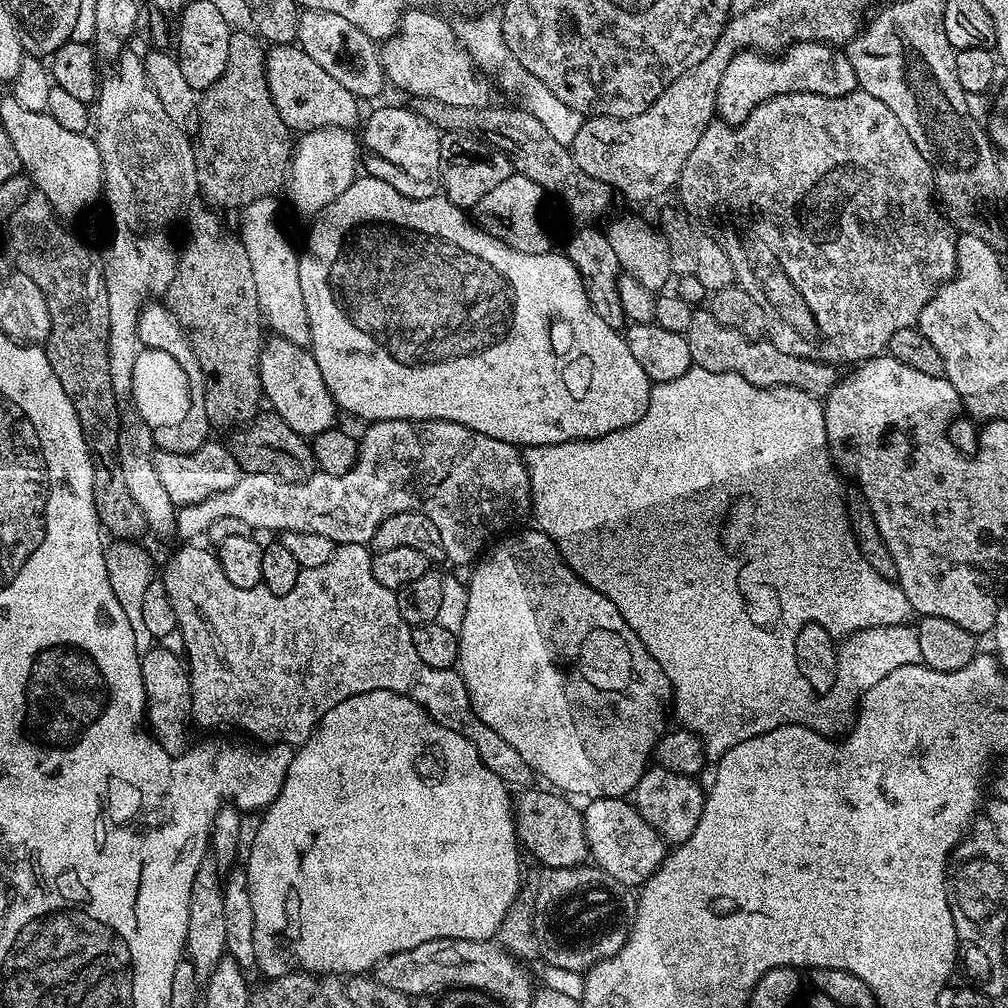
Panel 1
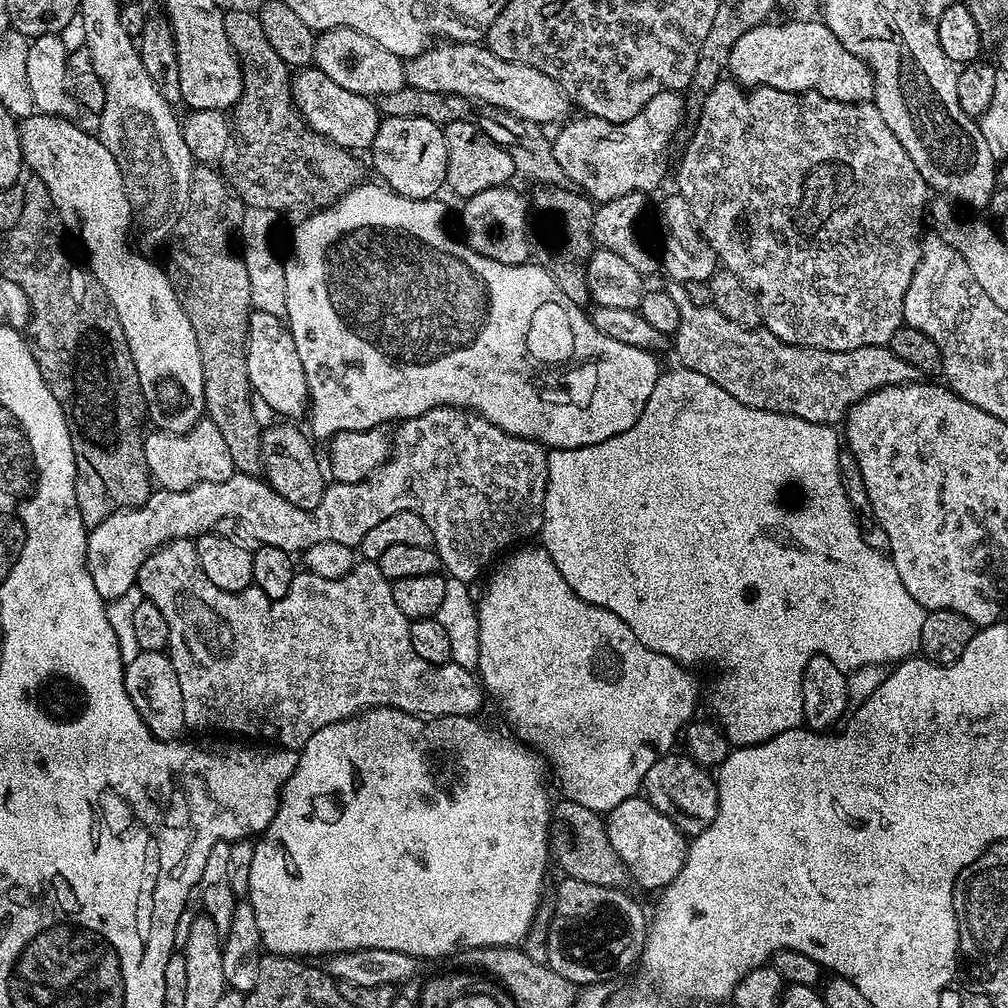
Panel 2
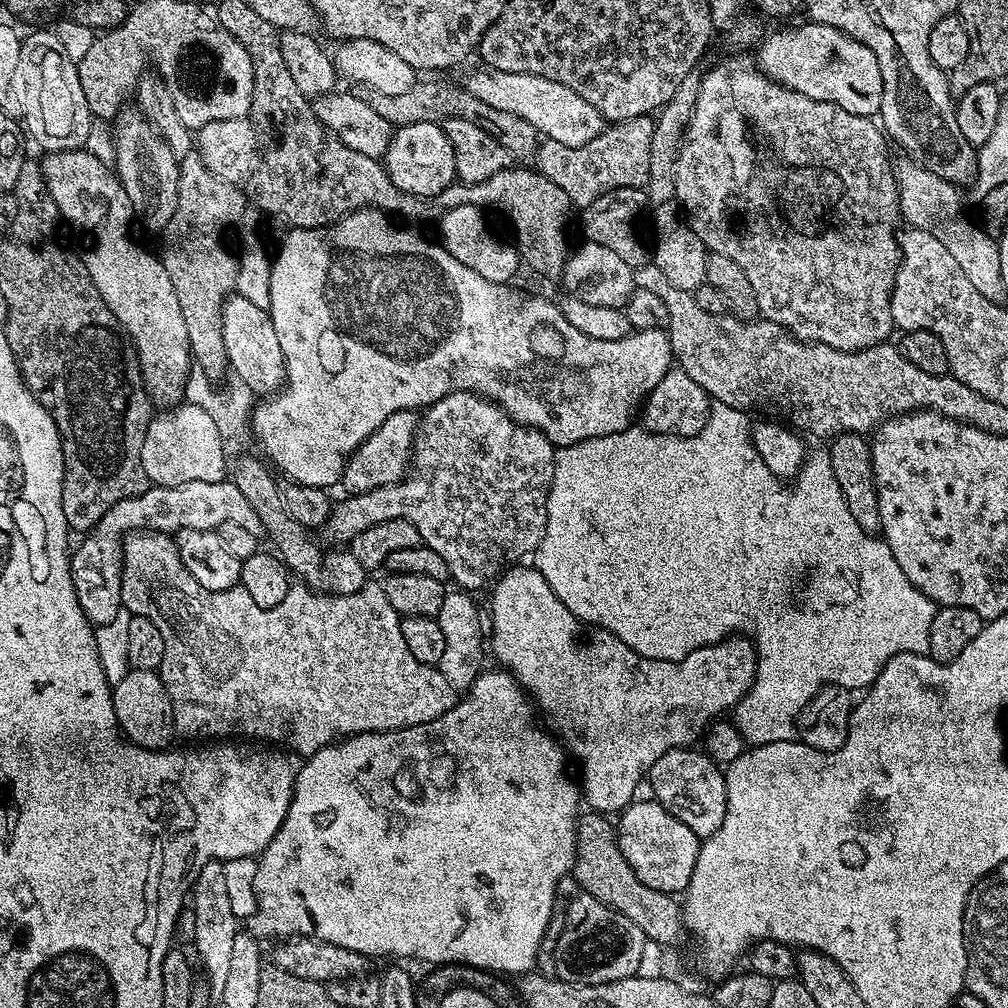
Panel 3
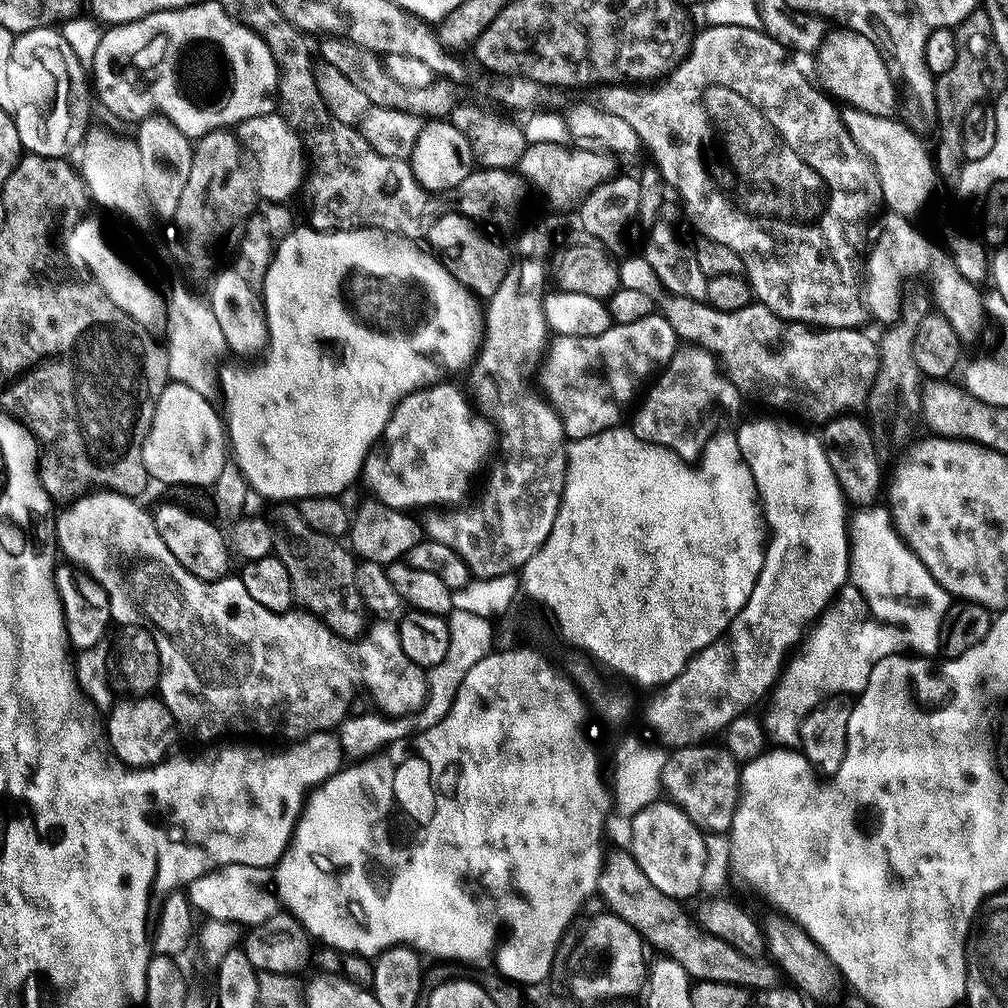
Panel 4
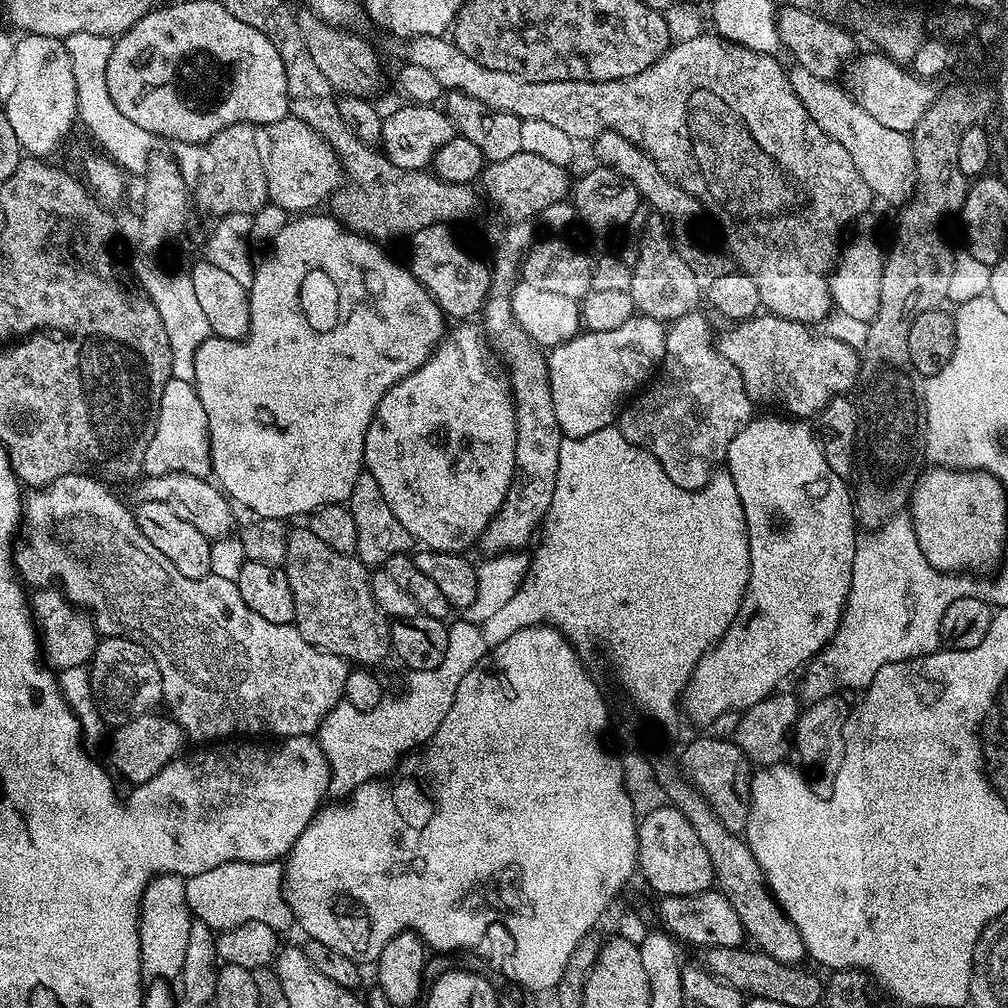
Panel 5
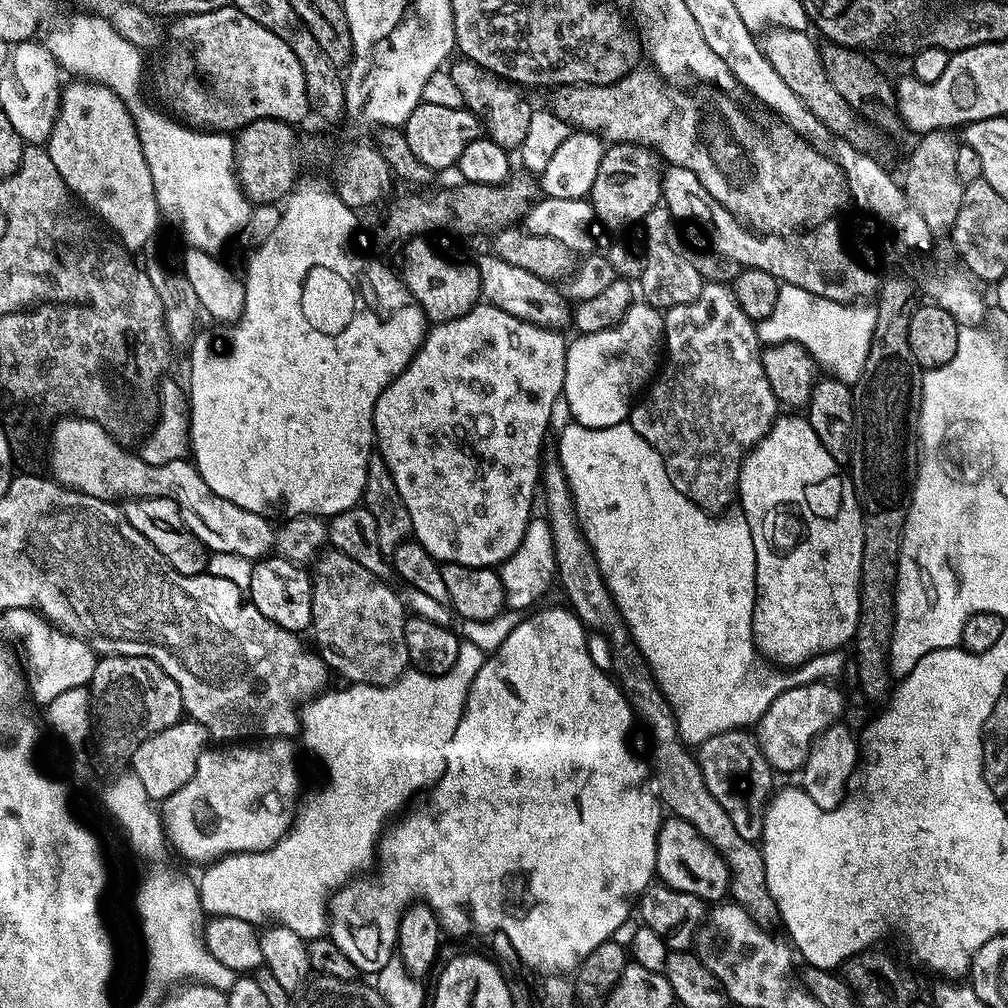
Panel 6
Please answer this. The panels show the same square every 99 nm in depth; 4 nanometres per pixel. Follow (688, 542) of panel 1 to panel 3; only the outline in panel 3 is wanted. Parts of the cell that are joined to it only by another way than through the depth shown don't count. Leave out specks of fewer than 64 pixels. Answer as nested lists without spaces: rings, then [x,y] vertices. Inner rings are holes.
[[[717,403],[715,407],[711,409],[706,426],[698,433],[696,436],[667,436],[666,434],[658,434],[657,432],[650,432],[647,428],[643,426],[629,426],[626,430],[622,430],[618,434],[613,436],[599,436],[593,440],[583,440],[577,444],[571,444],[565,448],[556,448],[556,465],[554,466],[554,478],[552,479],[552,485],[550,486],[550,494],[548,495],[548,517],[546,518],[546,530],[544,531],[544,537],[540,543],[539,548],[536,549],[534,553],[534,567],[541,572],[546,578],[546,582],[550,586],[550,590],[554,590],[554,594],[558,594],[558,598],[566,606],[566,610],[573,612],[576,617],[583,620],[585,624],[589,626],[595,626],[598,628],[605,629],[612,632],[618,639],[622,642],[626,642],[626,646],[630,646],[630,650],[634,650],[640,656],[646,657],[648,660],[681,660],[686,658],[686,654],[690,654],[694,650],[699,648],[704,648],[707,644],[719,644],[721,640],[725,639],[729,634],[736,634],[743,630],[751,639],[754,641],[756,646],[756,677],[752,680],[752,687],[748,689],[744,697],[740,700],[739,704],[736,705],[734,709],[734,723],[736,729],[740,731],[741,736],[744,737],[745,741],[749,745],[755,746],[758,744],[773,744],[774,742],[782,742],[783,740],[793,739],[794,733],[796,731],[796,720],[800,717],[800,712],[806,707],[807,704],[816,696],[817,692],[825,685],[829,684],[837,688],[846,688],[849,690],[857,690],[856,688],[861,688],[861,690],[867,689],[871,684],[876,681],[876,675],[880,672],[881,668],[884,667],[884,663],[890,658],[894,658],[898,654],[903,652],[918,652],[921,654],[927,653],[928,643],[930,642],[930,622],[934,618],[936,613],[937,605],[931,600],[930,597],[924,596],[920,591],[915,588],[910,582],[910,578],[906,578],[906,574],[902,574],[902,566],[898,566],[898,562],[894,558],[894,554],[890,550],[890,546],[885,542],[879,535],[864,532],[862,526],[858,526],[858,522],[854,522],[854,514],[850,514],[850,506],[846,506],[846,498],[842,494],[842,486],[838,486],[838,478],[834,478],[834,470],[830,466],[830,458],[828,457],[827,451],[820,450],[807,457],[804,461],[803,468],[796,473],[794,477],[794,483],[792,492],[788,488],[783,488],[781,481],[775,476],[772,471],[766,466],[766,462],[762,462],[762,458],[756,452],[756,447],[752,445],[752,434],[750,431],[750,423],[748,424],[749,418],[743,411],[731,408],[728,405],[722,403]],[[838,552],[842,554],[848,554],[850,552],[858,552],[858,572],[850,570],[844,570],[844,584],[840,584],[842,580],[836,580],[832,578],[832,588],[836,586],[840,590],[840,586],[844,586],[844,598],[840,596],[840,592],[832,592],[832,598],[828,596],[828,604],[824,602],[818,602],[814,612],[790,612],[782,602],[784,602],[784,594],[786,594],[786,586],[788,586],[788,576],[790,576],[790,570],[800,570],[804,560],[810,556],[810,560],[824,560],[826,564],[832,560],[832,568],[836,564],[838,558],[830,558],[836,556]]]

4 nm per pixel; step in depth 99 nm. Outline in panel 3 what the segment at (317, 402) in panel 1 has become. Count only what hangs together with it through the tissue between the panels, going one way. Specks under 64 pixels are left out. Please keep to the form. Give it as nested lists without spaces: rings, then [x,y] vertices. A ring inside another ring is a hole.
[[[233,294],[224,301],[222,322],[231,371],[240,377],[254,394],[279,393],[285,387],[286,373],[282,342],[278,342],[278,330],[274,330],[272,325],[271,312],[262,306],[254,306],[250,298]]]

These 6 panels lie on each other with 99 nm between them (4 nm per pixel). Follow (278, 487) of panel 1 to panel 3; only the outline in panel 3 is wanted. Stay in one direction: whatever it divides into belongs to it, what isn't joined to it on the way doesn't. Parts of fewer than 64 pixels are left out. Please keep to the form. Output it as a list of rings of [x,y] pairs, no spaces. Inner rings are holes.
[[[475,391],[470,392],[452,392],[444,396],[438,402],[429,404],[422,416],[422,423],[417,427],[416,440],[412,443],[411,459],[414,463],[404,479],[396,484],[387,484],[381,488],[375,488],[369,492],[358,492],[349,495],[348,500],[344,500],[335,505],[331,514],[328,516],[326,525],[327,531],[332,531],[332,536],[336,540],[351,542],[362,530],[370,530],[370,526],[378,526],[378,522],[387,520],[405,520],[410,522],[418,530],[421,541],[434,554],[439,554],[448,563],[449,577],[454,581],[457,580],[459,587],[464,590],[470,588],[480,588],[484,583],[495,581],[509,566],[515,565],[524,555],[535,553],[539,548],[544,531],[546,530],[546,518],[548,517],[548,495],[550,486],[554,478],[554,466],[556,465],[556,448],[546,438],[544,432],[538,431],[537,428],[530,428],[516,423],[499,404],[493,402],[489,397],[483,394],[477,394]],[[228,478],[218,482],[188,482],[180,487],[152,486],[140,496],[115,503],[96,527],[82,538],[84,540],[69,557],[71,574],[75,574],[76,564],[80,564],[80,584],[88,588],[88,596],[96,596],[96,608],[92,608],[86,617],[92,622],[100,616],[100,608],[108,608],[108,604],[121,604],[124,534],[140,531],[175,534],[182,529],[211,532],[222,526],[222,522],[238,522],[238,526],[246,526],[246,530],[257,537],[262,532],[254,506],[250,506],[242,490],[238,490],[235,482]]]

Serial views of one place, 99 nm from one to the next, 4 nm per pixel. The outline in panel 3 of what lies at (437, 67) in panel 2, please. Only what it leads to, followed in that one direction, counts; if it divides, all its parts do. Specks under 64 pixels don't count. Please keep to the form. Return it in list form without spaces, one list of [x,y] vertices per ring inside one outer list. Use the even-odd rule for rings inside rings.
[[[487,66],[481,69],[466,80],[470,94],[474,94],[474,98],[482,98],[486,106],[494,106],[494,110],[506,110],[506,114],[514,114],[530,122],[541,137],[562,142],[567,148],[577,148],[604,132],[606,121],[600,111],[590,106],[582,94],[574,94],[570,86],[562,86],[562,82],[529,72],[511,72]]]

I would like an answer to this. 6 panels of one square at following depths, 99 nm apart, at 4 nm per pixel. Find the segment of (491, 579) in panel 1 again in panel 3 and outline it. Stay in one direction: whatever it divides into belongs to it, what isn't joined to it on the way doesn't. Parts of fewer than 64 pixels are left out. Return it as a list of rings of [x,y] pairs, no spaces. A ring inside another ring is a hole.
[[[524,566],[509,567],[494,584],[496,589],[492,592],[492,628],[490,624],[491,655],[492,652],[496,655],[496,660],[500,663],[497,665],[501,669],[512,673],[514,679],[516,679],[520,687],[530,697],[531,703],[538,709],[539,715],[541,712],[548,719],[549,725],[547,724],[547,727],[555,733],[559,743],[571,755],[573,752],[580,759],[580,772],[584,775],[582,796],[586,801],[587,807],[591,811],[601,814],[619,814],[632,803],[634,797],[637,795],[636,787],[642,784],[642,781],[654,766],[654,762],[658,762],[658,758],[662,758],[662,754],[666,754],[675,748],[683,748],[691,745],[693,743],[691,740],[699,734],[700,727],[703,724],[710,723],[709,725],[711,725],[717,719],[715,716],[723,708],[732,710],[739,704],[745,693],[748,692],[748,689],[752,687],[753,678],[756,677],[755,643],[743,635],[736,634],[731,638],[721,640],[719,644],[707,644],[704,648],[694,650],[690,654],[686,654],[686,658],[682,658],[681,660],[648,660],[634,650],[630,650],[630,646],[626,646],[626,642],[622,642],[612,632],[595,626],[589,626],[583,620],[576,617],[573,612],[566,610],[566,606],[560,601],[558,594],[554,594],[554,590],[550,590],[546,578],[537,568],[534,566],[528,566],[528,568],[520,567]]]

